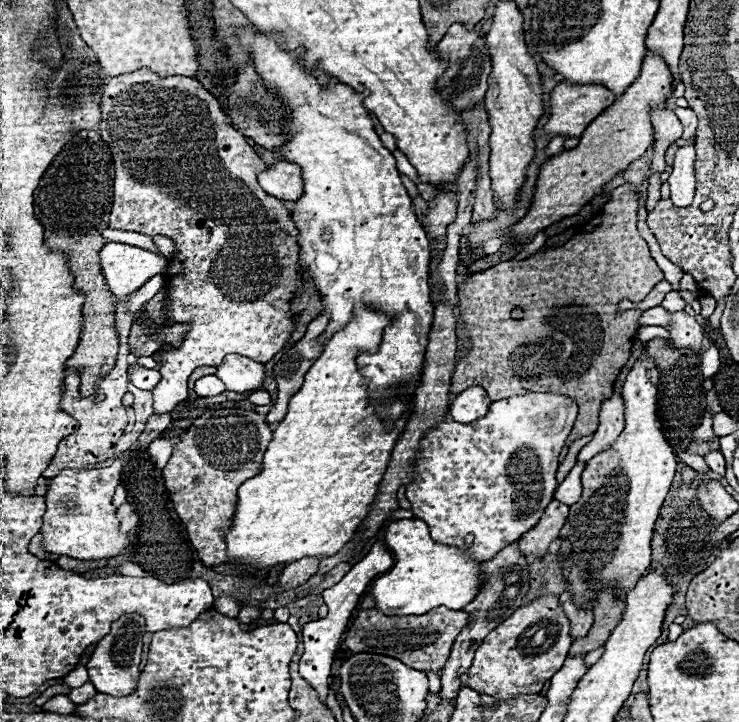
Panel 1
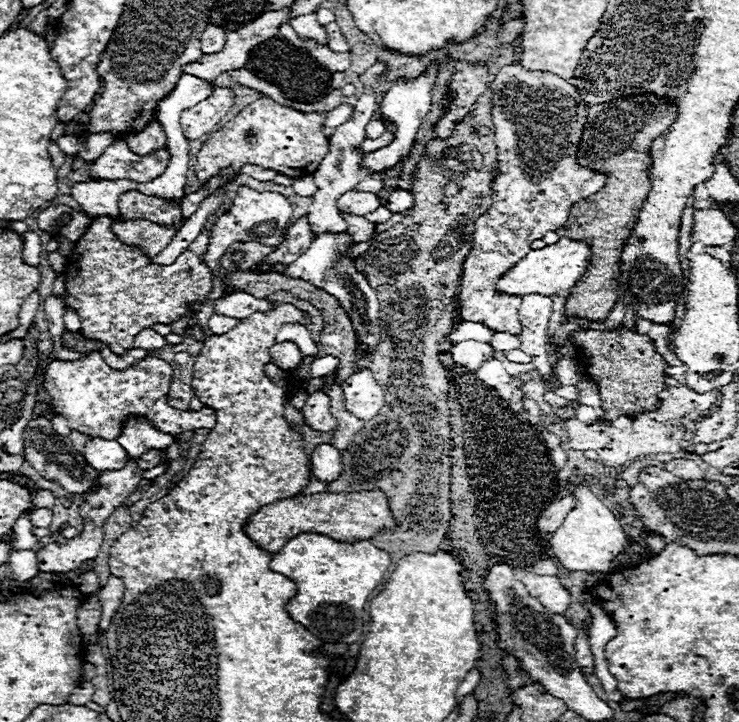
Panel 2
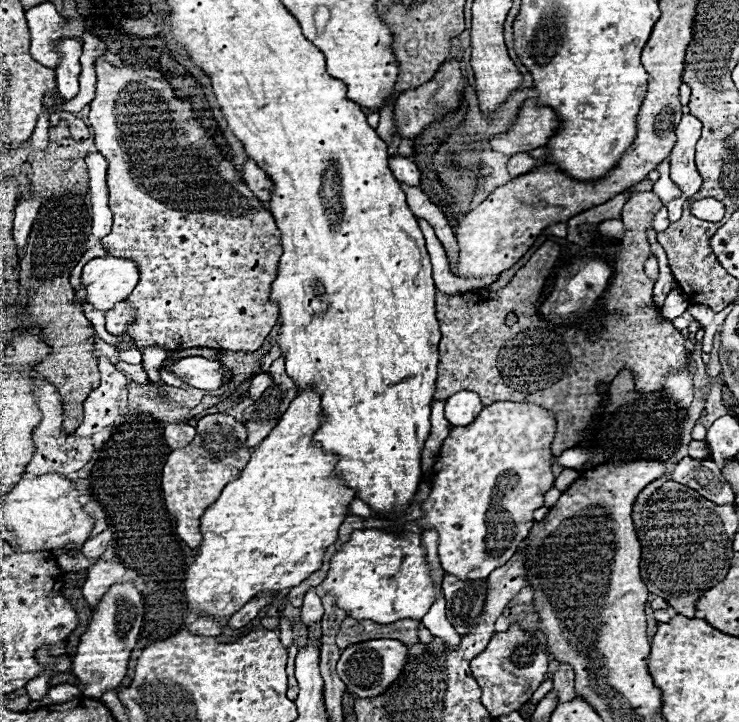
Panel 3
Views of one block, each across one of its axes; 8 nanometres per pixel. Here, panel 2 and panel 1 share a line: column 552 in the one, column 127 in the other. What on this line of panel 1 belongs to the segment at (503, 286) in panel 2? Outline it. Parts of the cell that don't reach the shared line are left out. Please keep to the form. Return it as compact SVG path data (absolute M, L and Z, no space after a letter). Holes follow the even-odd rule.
M110 242L100 250L100 268L110 292L124 300L152 276L166 274L169 260L138 246Z

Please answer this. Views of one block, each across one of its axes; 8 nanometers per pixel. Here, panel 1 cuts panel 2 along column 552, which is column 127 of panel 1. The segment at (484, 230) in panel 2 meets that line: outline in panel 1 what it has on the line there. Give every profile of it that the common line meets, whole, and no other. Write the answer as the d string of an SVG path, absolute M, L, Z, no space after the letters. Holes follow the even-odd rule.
M150 70L116 76L104 86L100 110L100 134L112 146L116 170L110 228L136 230L148 236L162 234L172 238L178 248L164 274L170 298L166 310L174 322L190 322L190 330L180 348L162 354L158 368L162 380L152 394L154 414L166 414L186 400L186 382L200 364L218 366L226 354L248 354L256 362L268 362L290 342L296 328L290 300L304 284L298 272L298 228L282 200L260 190L258 174L268 166L246 144L246 138L230 126L218 100L198 80L184 76L158 78Z

